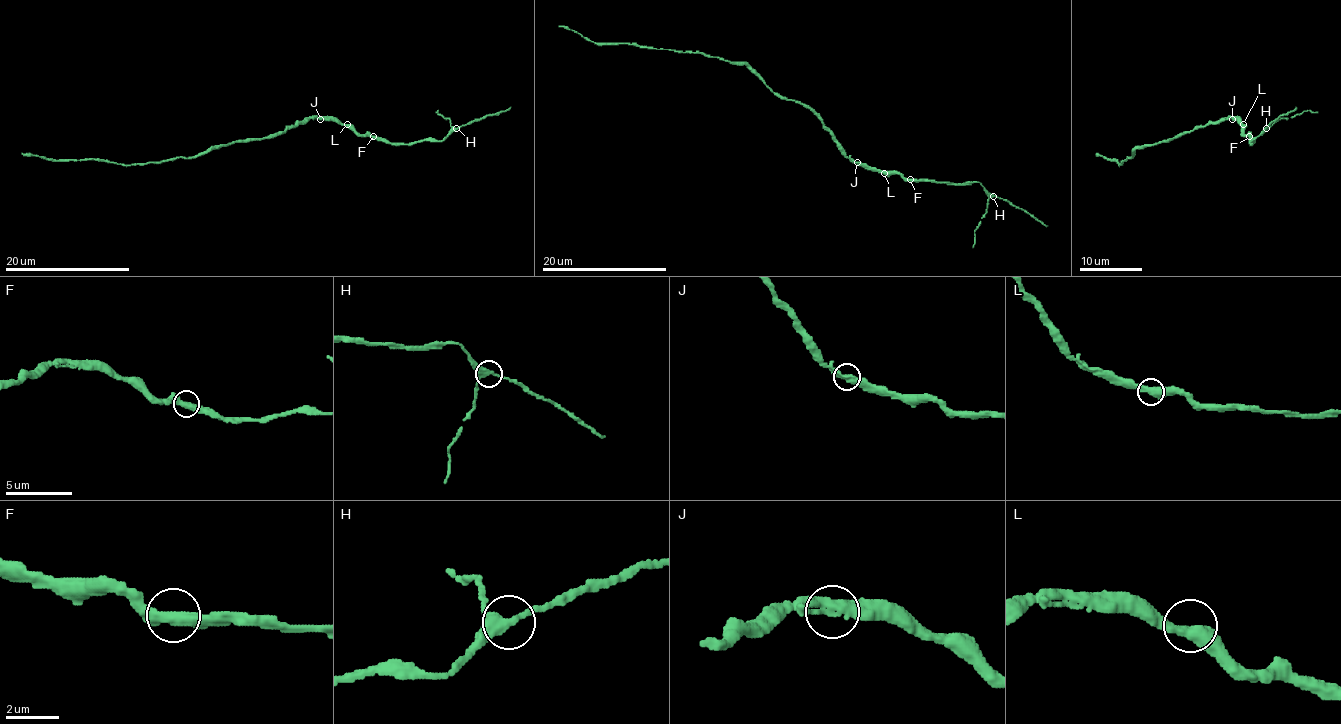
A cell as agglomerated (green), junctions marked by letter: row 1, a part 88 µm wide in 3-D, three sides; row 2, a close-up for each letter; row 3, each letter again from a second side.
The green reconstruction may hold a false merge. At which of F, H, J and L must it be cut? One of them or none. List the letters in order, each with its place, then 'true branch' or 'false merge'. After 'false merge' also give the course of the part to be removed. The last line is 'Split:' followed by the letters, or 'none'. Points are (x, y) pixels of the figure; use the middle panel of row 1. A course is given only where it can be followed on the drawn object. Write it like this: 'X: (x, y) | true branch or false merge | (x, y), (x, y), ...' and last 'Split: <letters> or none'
F: (910, 179) | true branch
H: (993, 196) | true branch
J: (857, 162) | true branch
L: (884, 173) | true branch
Split: none

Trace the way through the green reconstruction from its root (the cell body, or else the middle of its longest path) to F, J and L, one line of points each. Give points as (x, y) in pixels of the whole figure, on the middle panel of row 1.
F: (817, 117), (851, 159), (910, 179)
J: (817, 117), (837, 145), (857, 162)
L: (817, 117), (851, 159), (884, 173)

